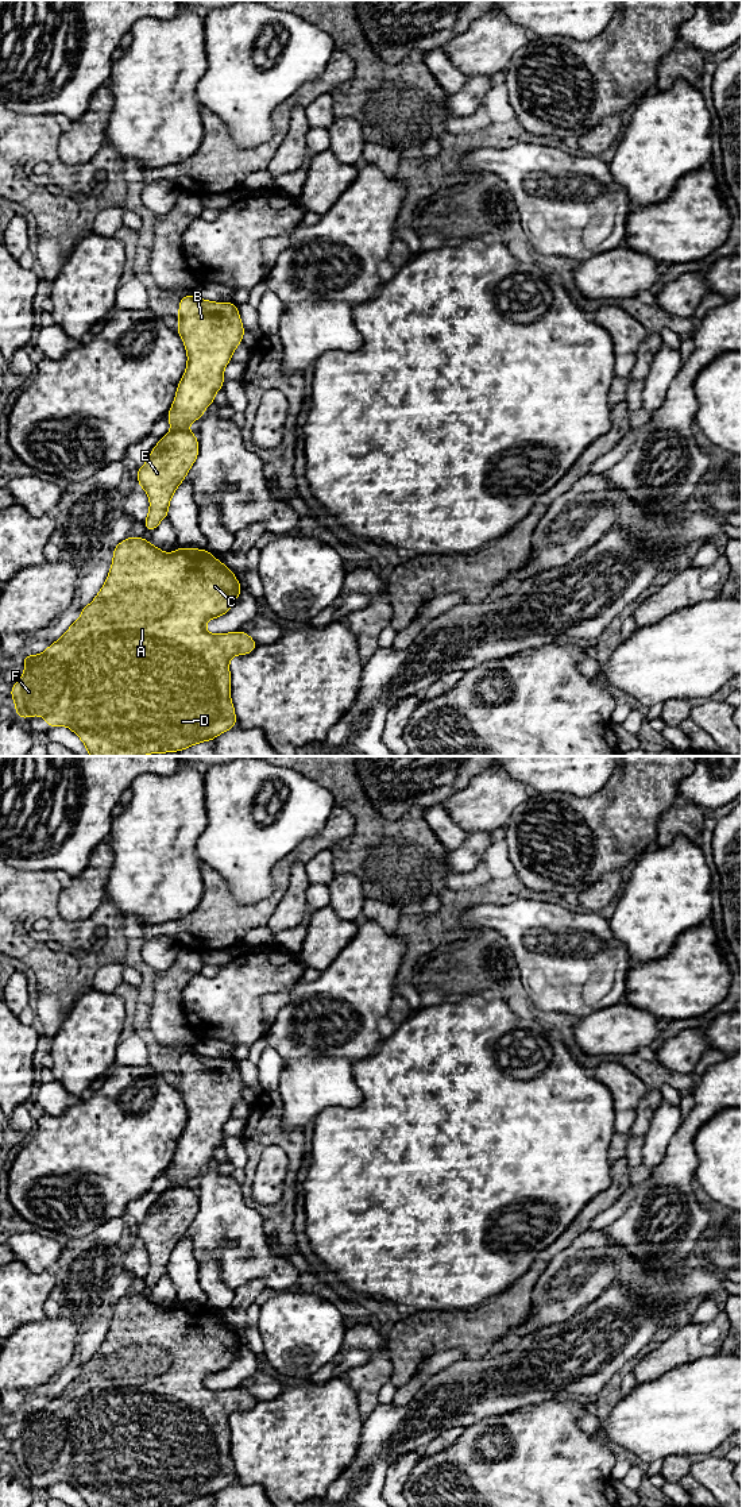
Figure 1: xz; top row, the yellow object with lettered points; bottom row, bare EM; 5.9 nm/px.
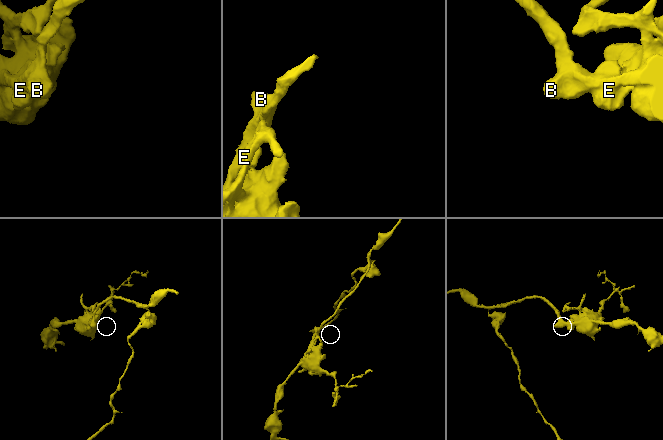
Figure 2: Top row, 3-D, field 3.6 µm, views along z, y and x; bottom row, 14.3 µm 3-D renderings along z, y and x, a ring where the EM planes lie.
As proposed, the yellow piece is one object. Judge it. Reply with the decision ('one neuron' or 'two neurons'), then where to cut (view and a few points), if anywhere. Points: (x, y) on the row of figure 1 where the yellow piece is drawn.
two neurons; cut xz (186, 428), (172, 431)

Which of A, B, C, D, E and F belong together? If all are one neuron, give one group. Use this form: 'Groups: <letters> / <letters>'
Groups: A C D E F / B

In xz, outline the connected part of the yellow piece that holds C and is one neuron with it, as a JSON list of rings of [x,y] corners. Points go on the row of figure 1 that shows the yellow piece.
[[[127,537],[115,546],[111,571],[97,597],[81,609],[81,617],[70,625],[59,640],[47,647],[43,654],[23,656],[26,670],[22,678],[12,685],[11,697],[16,706],[16,716],[26,720],[30,716],[45,716],[47,726],[65,725],[85,744],[90,756],[142,756],[148,754],[181,752],[197,743],[212,741],[216,736],[236,726],[235,708],[231,702],[229,660],[235,655],[247,655],[256,648],[255,640],[243,631],[212,635],[205,631],[208,620],[224,616],[232,608],[243,587],[231,571],[209,550],[179,547],[165,554],[143,537]]]

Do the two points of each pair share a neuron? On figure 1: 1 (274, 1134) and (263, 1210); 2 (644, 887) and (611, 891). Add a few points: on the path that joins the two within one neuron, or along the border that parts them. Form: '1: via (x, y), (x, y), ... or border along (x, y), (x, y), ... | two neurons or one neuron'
1: via (254, 1151), (247, 1193) | one neuron
2: border along (623, 885), (615, 901) | two neurons

